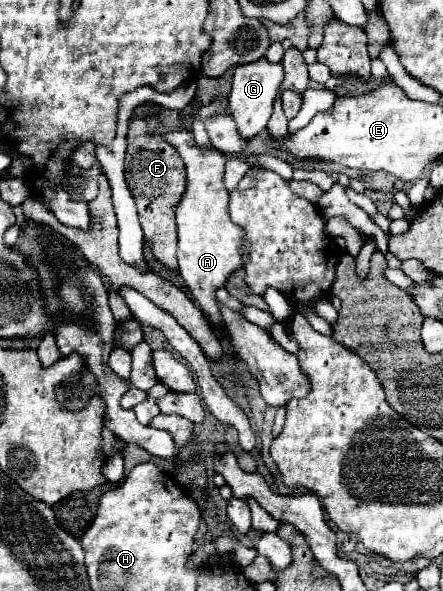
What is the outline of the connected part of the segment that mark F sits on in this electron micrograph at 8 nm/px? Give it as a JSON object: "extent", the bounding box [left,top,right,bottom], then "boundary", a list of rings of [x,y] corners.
{"extent":[125,118,185,270],"boundary":[[[137,118],[129,124],[127,132],[127,154],[125,154],[125,180],[135,198],[141,228],[155,258],[161,260],[169,270],[177,270],[177,226],[175,226],[175,206],[185,192],[185,164],[175,148],[161,136],[151,136],[145,132],[145,120]]]}

